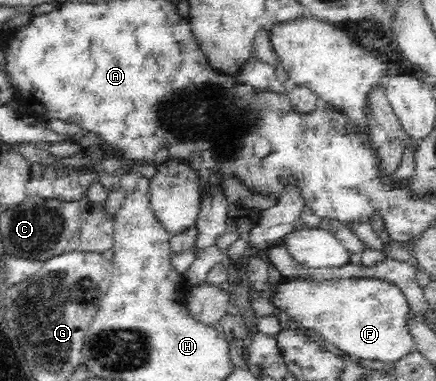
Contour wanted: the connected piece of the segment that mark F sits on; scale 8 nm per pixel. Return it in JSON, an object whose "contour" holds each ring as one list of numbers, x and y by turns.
{"contour":[[283,277,278,286,270,286,264,293,303,330,318,332,320,338,355,360,364,358,395,364,417,350,417,342,410,332,409,300,393,282,354,277,308,282]]}

